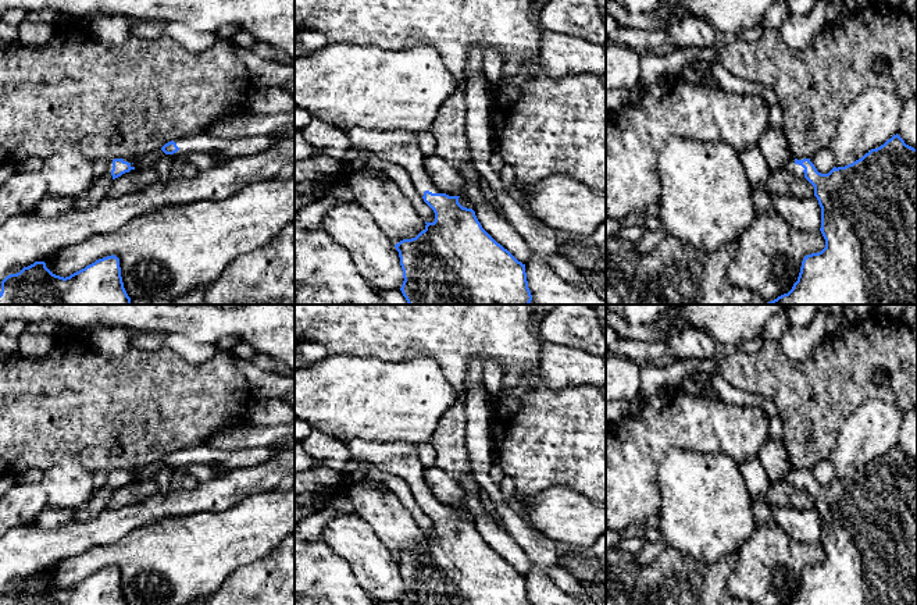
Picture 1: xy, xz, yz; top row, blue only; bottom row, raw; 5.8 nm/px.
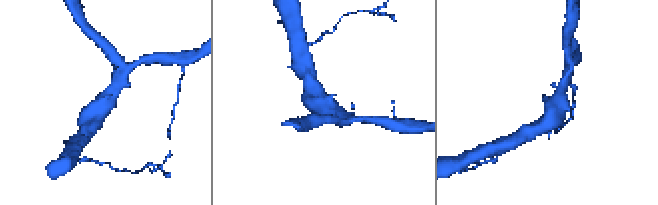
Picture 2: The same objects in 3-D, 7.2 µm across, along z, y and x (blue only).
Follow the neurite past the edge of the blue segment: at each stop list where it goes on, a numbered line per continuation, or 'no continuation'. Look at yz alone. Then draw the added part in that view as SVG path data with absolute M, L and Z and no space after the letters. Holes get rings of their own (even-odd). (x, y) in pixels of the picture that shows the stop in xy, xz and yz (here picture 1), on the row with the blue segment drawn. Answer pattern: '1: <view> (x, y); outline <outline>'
1: yz (789, 166); outline M795 159L786 161L784 166L782 166L782 170L786 170L789 172L792 172L793 175L798 175L800 171L803 171L804 168L799 164L795 163Z

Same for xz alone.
1: xz (400, 148); outline M361 127L340 128L352 146L367 149L381 159L403 167L415 191L422 197L425 191L442 193L431 181L424 166L424 153L410 131L368 131Z

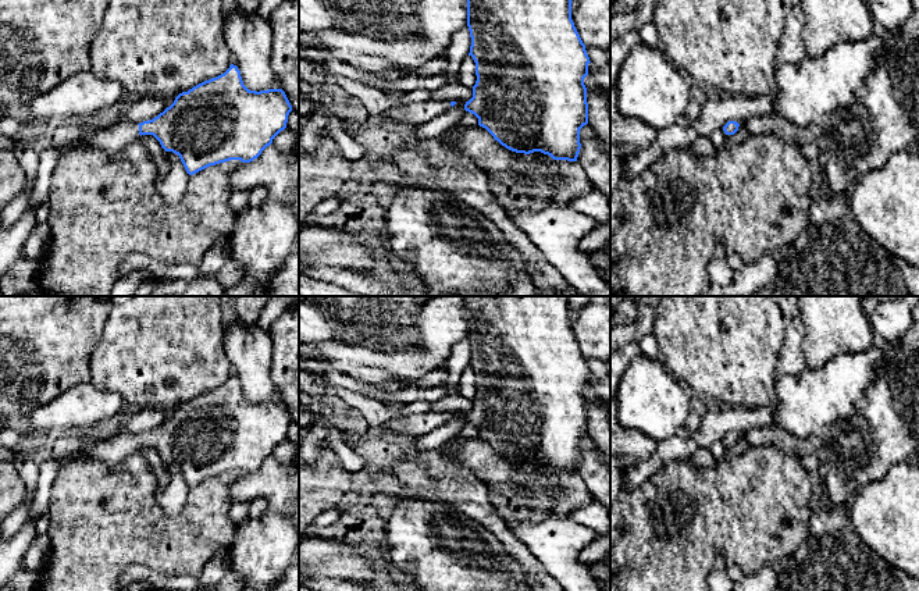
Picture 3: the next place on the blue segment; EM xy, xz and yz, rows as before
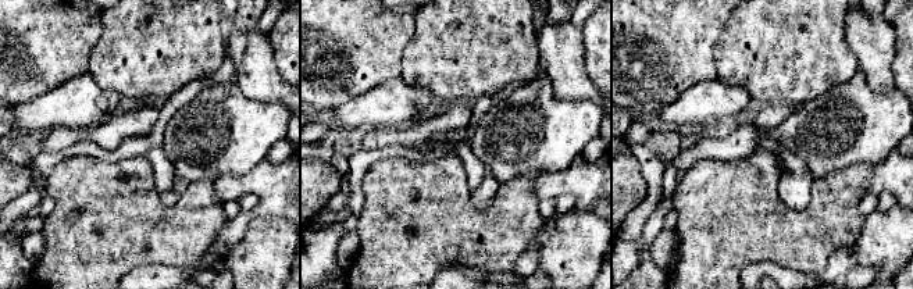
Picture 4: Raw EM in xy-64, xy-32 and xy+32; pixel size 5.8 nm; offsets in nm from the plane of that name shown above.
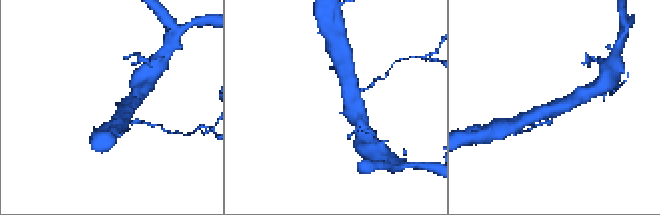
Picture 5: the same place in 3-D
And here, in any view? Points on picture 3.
1: xy (120, 134); outline M115 121L101 131L82 136L72 145L76 149L96 149L107 154L117 153L133 140L139 140L139 125L128 121Z

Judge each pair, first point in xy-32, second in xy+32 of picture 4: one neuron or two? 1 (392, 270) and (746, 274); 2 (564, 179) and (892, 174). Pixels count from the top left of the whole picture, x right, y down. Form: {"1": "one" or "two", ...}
{"1": "two", "2": "one"}

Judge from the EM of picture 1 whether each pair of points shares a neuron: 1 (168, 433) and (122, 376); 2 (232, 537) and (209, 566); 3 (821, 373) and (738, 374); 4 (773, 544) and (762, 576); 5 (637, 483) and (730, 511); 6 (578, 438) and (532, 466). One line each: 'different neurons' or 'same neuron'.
1: same neuron
2: same neuron
3: same neuron
4: same neuron
5: different neurons
6: same neuron

